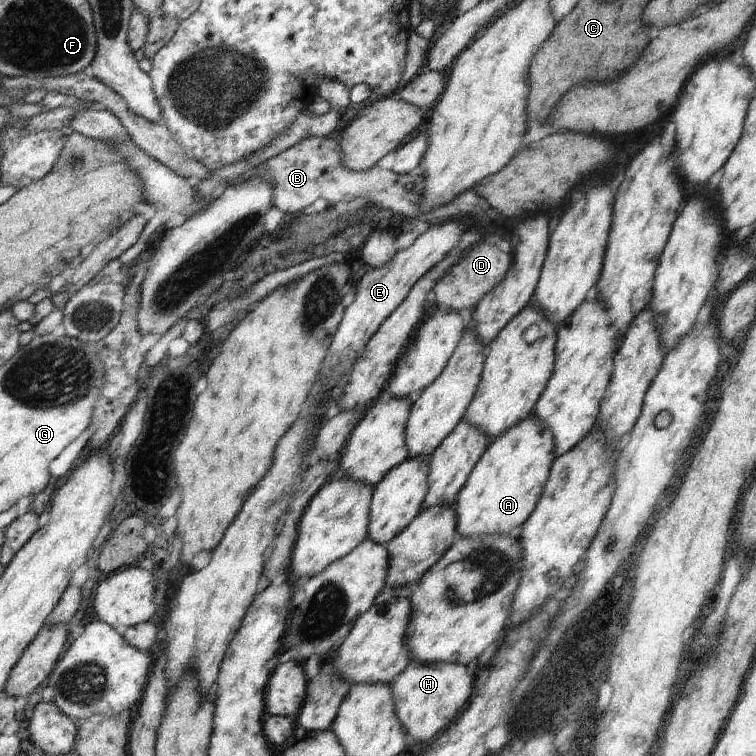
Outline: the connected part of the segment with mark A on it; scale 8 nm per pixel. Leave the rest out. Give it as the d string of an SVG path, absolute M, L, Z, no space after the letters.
M532 412L518 420L515 425L506 428L503 433L498 434L486 446L485 452L479 457L473 472L467 477L466 484L458 494L455 508L458 514L459 536L470 537L491 533L512 534L512 528L524 523L535 508L555 457L554 438L551 431L544 427L544 424L533 416Z

